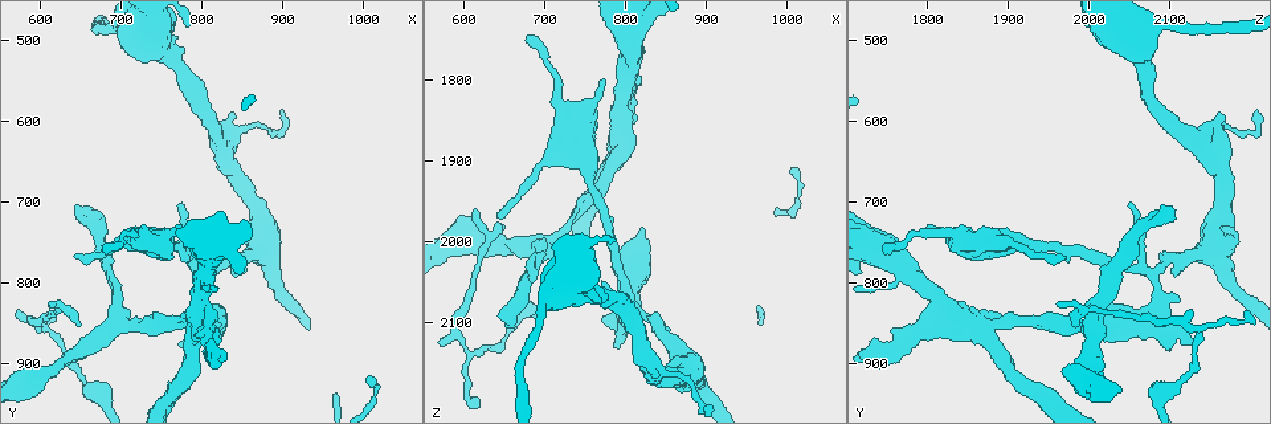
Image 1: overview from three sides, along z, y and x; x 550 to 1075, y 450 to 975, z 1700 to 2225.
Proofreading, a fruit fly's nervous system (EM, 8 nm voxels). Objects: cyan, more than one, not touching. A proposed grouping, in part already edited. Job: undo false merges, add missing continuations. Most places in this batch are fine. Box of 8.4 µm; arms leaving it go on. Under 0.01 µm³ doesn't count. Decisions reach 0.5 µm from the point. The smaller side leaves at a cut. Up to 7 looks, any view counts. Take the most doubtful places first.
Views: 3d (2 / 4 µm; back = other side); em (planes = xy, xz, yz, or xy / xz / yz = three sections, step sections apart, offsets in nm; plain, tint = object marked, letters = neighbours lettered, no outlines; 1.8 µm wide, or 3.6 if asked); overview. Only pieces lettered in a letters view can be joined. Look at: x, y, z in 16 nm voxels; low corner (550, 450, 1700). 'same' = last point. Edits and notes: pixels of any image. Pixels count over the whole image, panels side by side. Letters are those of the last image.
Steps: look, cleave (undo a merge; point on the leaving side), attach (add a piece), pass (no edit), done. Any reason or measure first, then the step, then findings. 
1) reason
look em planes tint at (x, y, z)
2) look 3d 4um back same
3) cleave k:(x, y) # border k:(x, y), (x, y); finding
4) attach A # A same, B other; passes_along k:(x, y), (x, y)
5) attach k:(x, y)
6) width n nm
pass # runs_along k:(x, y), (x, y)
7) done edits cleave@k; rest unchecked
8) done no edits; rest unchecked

three arms meet
look em xy step 4 tint at (695, 850, 2000)

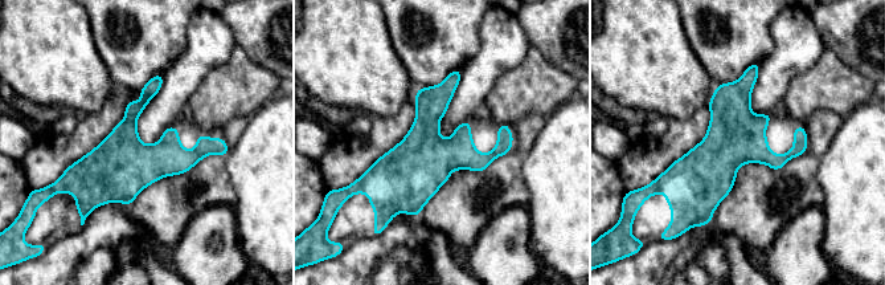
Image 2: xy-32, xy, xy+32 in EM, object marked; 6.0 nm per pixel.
what lies round it
look em xy step 4 letters same

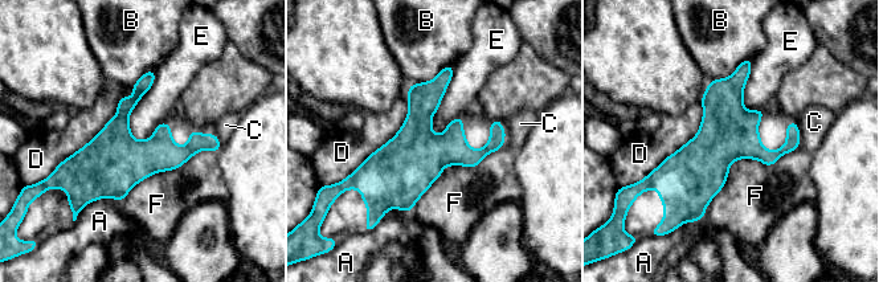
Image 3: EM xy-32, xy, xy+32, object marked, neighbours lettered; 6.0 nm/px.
longest_contact D 700 nm
pass # A other, B other, C other, D other, E other, F other; border 3:(454, 65), (432, 117), (434, 135); all the same cell

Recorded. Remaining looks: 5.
narrows sharply
look 3d 2um at (885, 735, 2155)

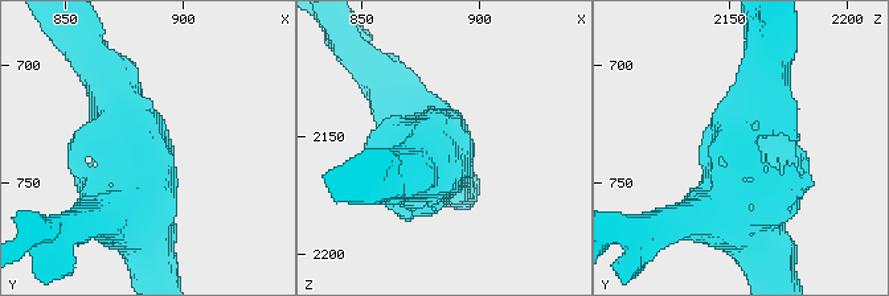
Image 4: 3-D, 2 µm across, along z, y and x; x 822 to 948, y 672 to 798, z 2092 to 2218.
need the tissue
look em xy step 8 tint at (884, 736, 2151)

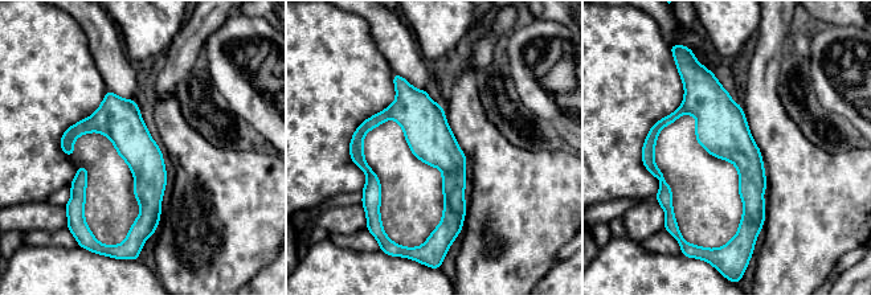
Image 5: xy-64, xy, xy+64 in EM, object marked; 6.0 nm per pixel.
look em planes letters same

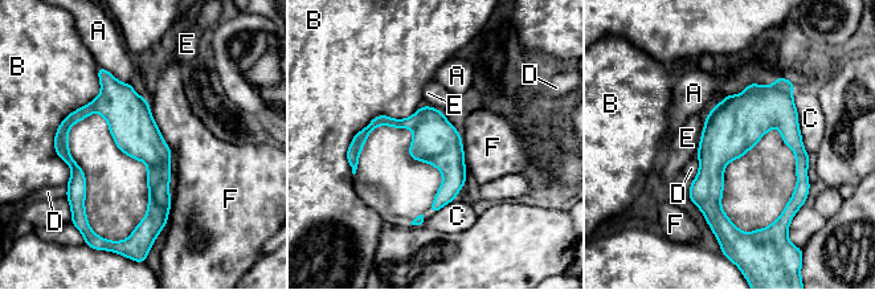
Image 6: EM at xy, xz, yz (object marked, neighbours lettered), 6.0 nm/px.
pass # A other, B other, C other, D other, E other, F other; runs_along 6:(784, 82), (714, 154), (726, 221); one cell here

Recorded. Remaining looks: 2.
long arm stops here
look em planes letters at (655, 705, 2095)

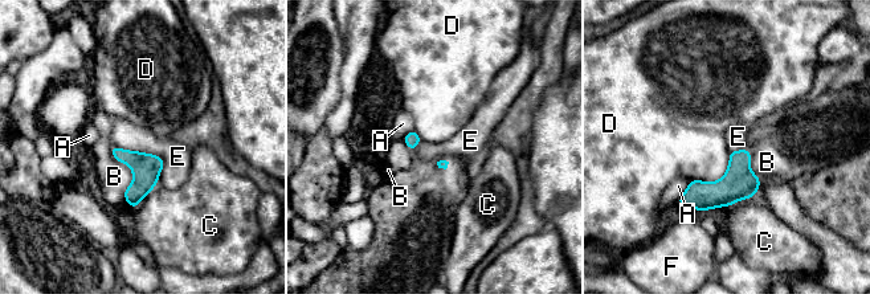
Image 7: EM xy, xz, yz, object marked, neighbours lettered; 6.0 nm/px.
pass # A other, B other, C other, D other, E other, F other; border 7:(113, 145), (158, 155), (156, 186); no lettered piece goes on from it

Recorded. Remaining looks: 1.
done no edits; rest unchecked

